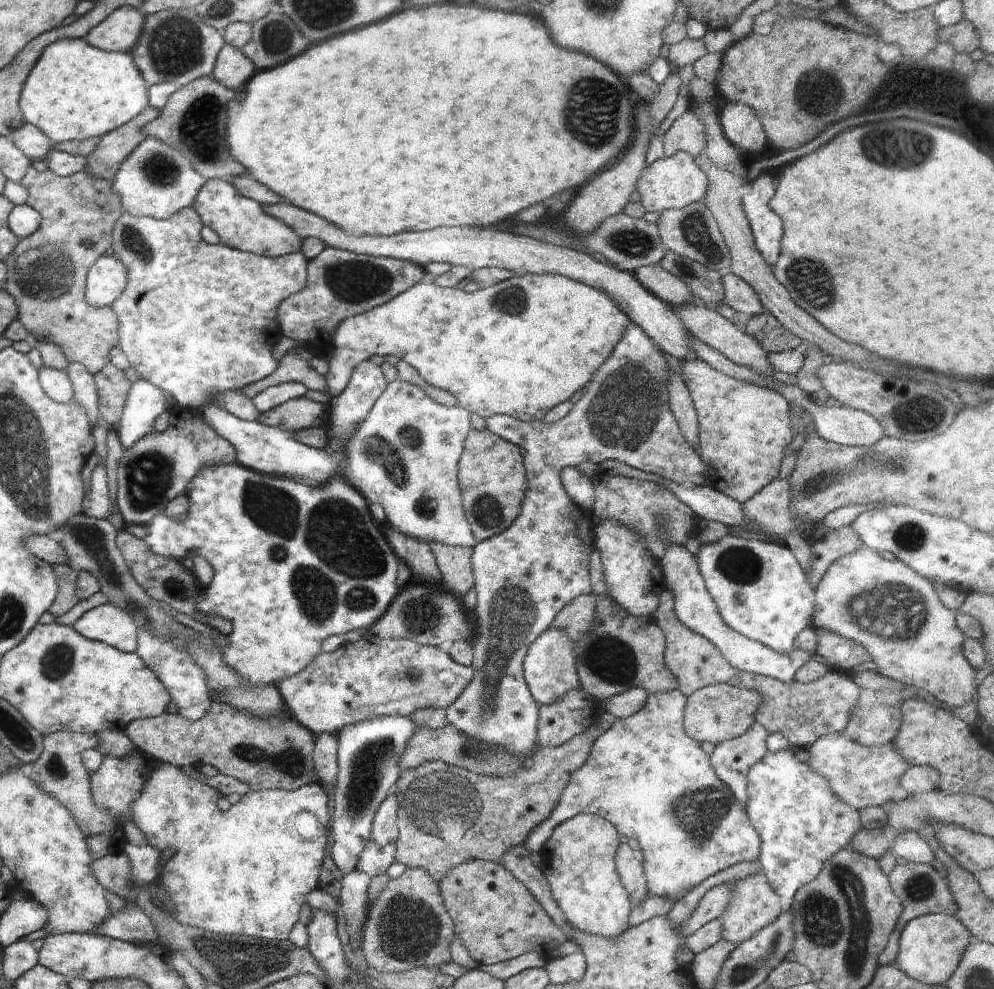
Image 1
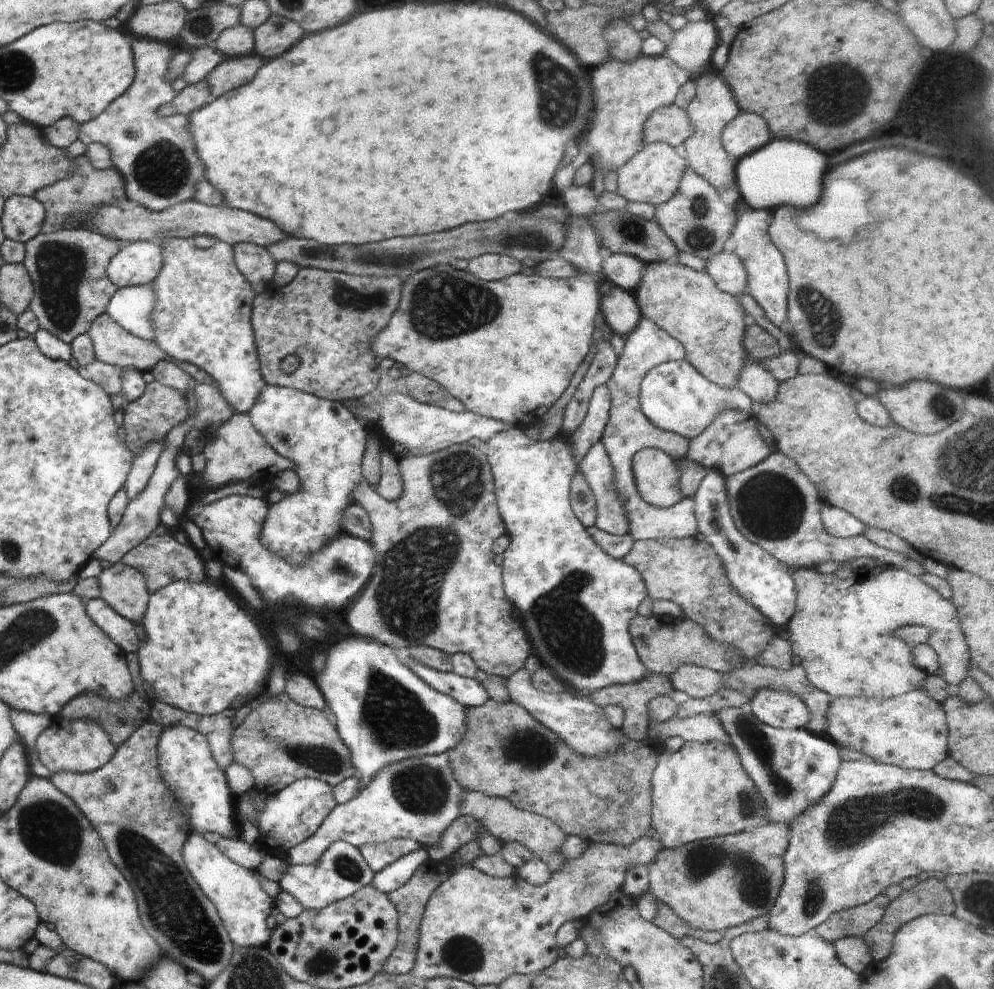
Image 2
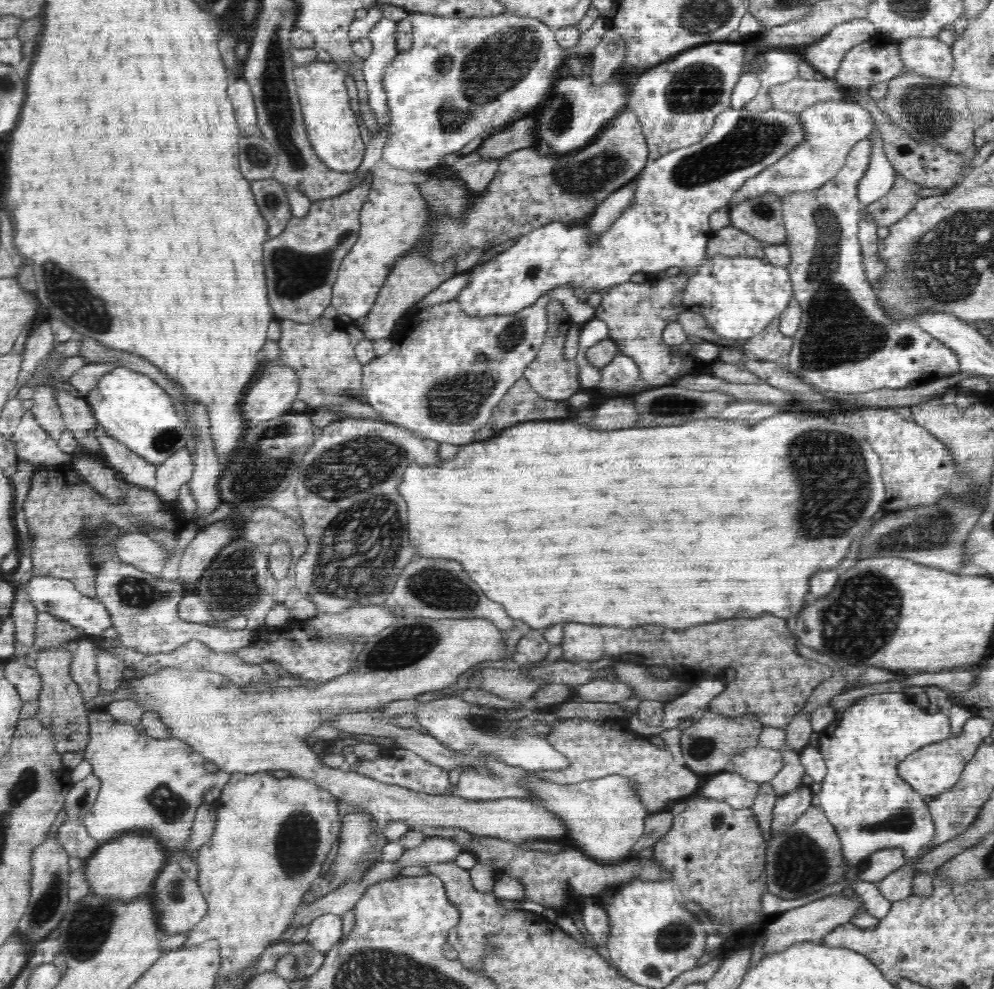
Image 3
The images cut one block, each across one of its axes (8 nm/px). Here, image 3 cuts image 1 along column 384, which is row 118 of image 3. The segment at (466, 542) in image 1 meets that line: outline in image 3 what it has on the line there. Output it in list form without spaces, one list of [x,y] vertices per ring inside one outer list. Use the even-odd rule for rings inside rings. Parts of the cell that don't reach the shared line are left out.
[[[409,13],[407,19],[412,25],[412,36],[414,44],[412,48],[406,51],[399,51],[390,66],[386,66],[382,76],[382,84],[387,94],[387,105],[389,110],[389,125],[387,131],[389,134],[388,140],[385,142],[382,151],[382,158],[388,164],[392,164],[394,168],[400,168],[400,170],[408,170],[408,172],[424,172],[427,170],[427,174],[431,172],[431,169],[440,165],[442,158],[447,155],[456,154],[458,150],[464,148],[466,144],[470,144],[474,138],[478,136],[485,136],[487,138],[490,135],[494,135],[504,128],[506,128],[516,116],[516,114],[523,114],[522,116],[533,115],[535,111],[540,109],[543,104],[546,104],[549,98],[551,98],[552,90],[556,85],[556,82],[560,79],[560,74],[564,70],[566,61],[572,60],[575,54],[578,58],[584,58],[584,60],[591,60],[592,54],[594,54],[594,48],[600,44],[604,32],[608,27],[607,21],[602,16],[596,19],[596,22],[586,31],[581,33],[579,41],[569,49],[562,48],[556,40],[554,30],[549,26],[546,26],[543,22],[537,20],[537,18],[530,18],[529,16],[506,16],[505,14],[496,14],[496,16],[482,16],[474,18],[456,18],[449,15],[431,15],[422,13]]]

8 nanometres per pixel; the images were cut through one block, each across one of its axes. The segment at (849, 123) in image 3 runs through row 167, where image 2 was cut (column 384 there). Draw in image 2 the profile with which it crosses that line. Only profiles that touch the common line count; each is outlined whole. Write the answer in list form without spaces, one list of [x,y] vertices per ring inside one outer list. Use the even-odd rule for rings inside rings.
[[[448,754],[412,756],[382,768],[372,782],[354,800],[340,803],[324,819],[322,826],[308,839],[288,852],[289,862],[296,865],[316,864],[330,844],[344,841],[356,848],[370,842],[412,839],[421,847],[434,846],[444,830],[458,817],[460,796],[466,788],[456,782]]]

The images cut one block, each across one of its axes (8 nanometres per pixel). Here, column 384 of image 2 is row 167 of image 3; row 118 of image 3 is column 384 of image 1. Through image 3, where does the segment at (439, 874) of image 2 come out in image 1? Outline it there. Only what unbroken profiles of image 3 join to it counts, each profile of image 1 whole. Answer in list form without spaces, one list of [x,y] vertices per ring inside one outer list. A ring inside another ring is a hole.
[[[406,867],[404,873],[400,877],[396,879],[389,879],[387,885],[384,887],[384,890],[380,893],[380,896],[375,901],[372,901],[372,904],[370,904],[367,909],[367,916],[363,924],[362,946],[360,949],[363,952],[363,960],[366,966],[376,970],[378,973],[404,972],[405,970],[410,970],[411,968],[420,968],[420,966],[424,966],[426,968],[432,968],[434,966],[439,967],[442,964],[452,961],[450,945],[454,935],[455,924],[448,912],[448,909],[445,907],[438,882],[436,882],[436,880],[434,880],[423,868]]]

